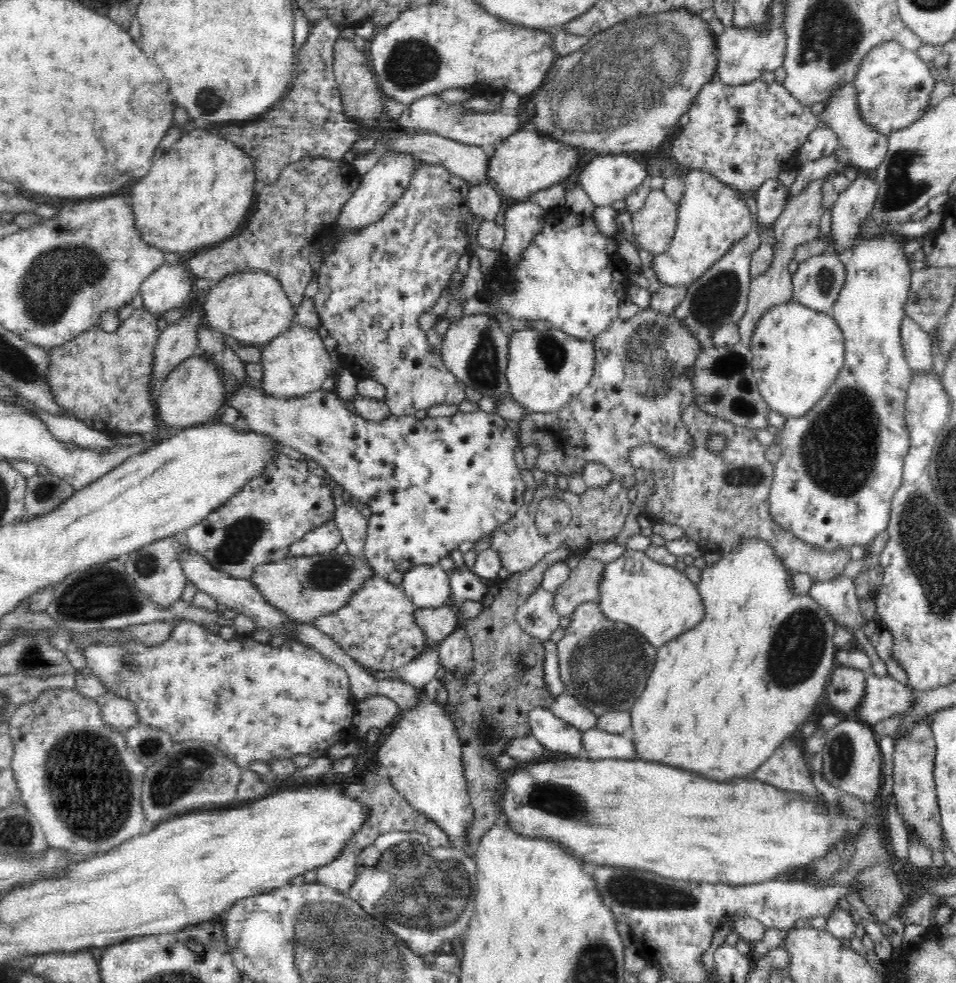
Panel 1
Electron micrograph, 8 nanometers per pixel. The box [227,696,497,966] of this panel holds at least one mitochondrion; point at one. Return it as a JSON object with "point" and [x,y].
{"point":[424,894]}

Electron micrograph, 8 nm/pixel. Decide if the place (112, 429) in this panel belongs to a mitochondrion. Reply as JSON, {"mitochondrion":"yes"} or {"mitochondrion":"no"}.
{"mitochondrion":"no"}

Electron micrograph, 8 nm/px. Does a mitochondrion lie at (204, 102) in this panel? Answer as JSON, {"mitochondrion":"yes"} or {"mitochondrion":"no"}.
{"mitochondrion":"yes"}

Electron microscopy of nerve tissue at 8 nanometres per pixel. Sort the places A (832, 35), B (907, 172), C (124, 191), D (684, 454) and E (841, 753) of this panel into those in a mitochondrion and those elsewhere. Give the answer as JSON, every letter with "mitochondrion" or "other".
{"A":"mitochondrion","B":"mitochondrion","C":"other","D":"other","E":"mitochondrion"}

